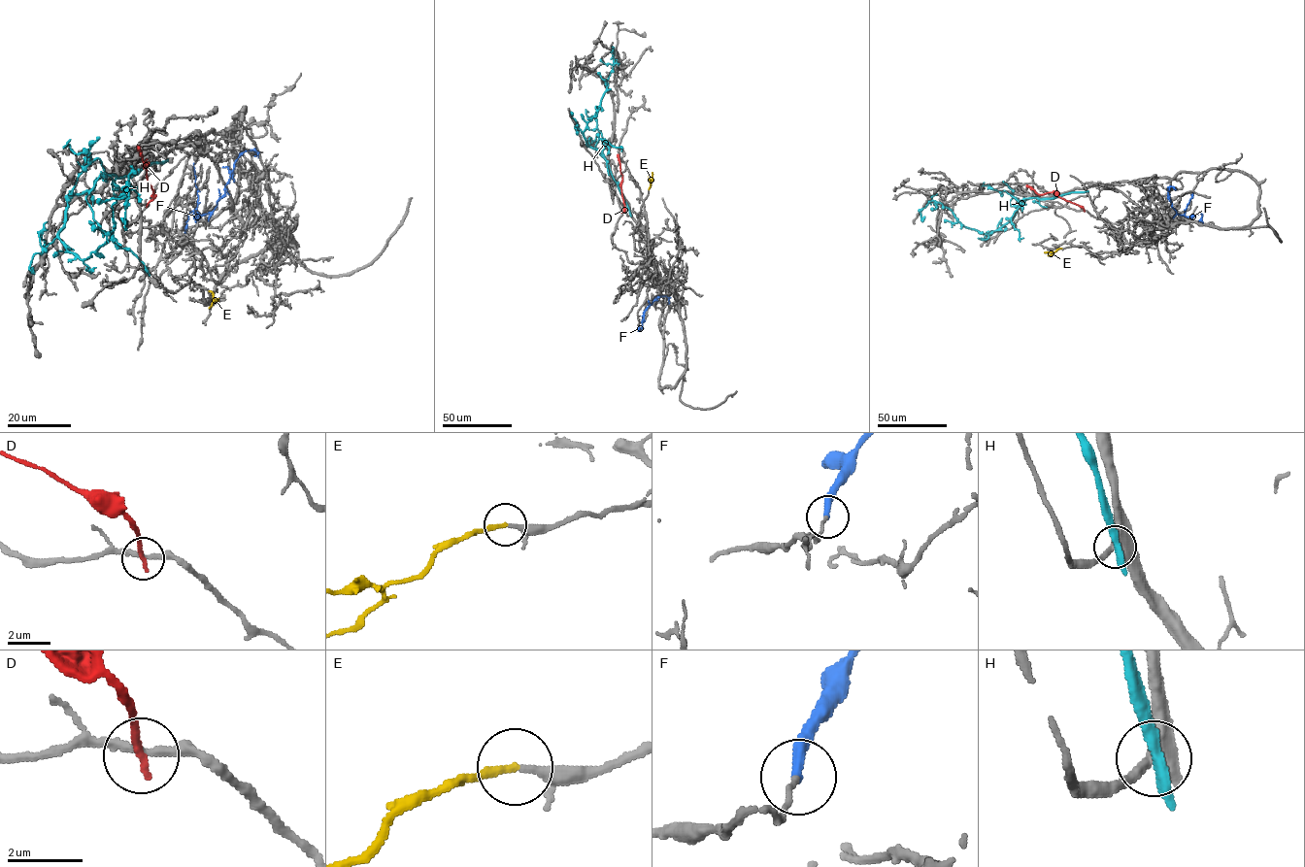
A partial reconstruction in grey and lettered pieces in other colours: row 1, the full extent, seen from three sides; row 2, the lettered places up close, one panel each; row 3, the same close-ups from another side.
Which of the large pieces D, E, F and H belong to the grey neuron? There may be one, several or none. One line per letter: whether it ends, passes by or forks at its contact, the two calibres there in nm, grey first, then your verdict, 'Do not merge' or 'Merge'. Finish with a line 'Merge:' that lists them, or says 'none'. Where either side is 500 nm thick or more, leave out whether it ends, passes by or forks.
D: It ends there. Thickness 190 nm (grey) against 240 nm. Do not merge
E: It ends there. Thickness 150 nm (grey) against 190 nm. Merge
F: It ends there. Thickness 120 nm (grey) against 340 nm. Do not merge
H: It passes by. Thickness 240 nm (grey) against 360 nm. Do not merge
Merge: E

